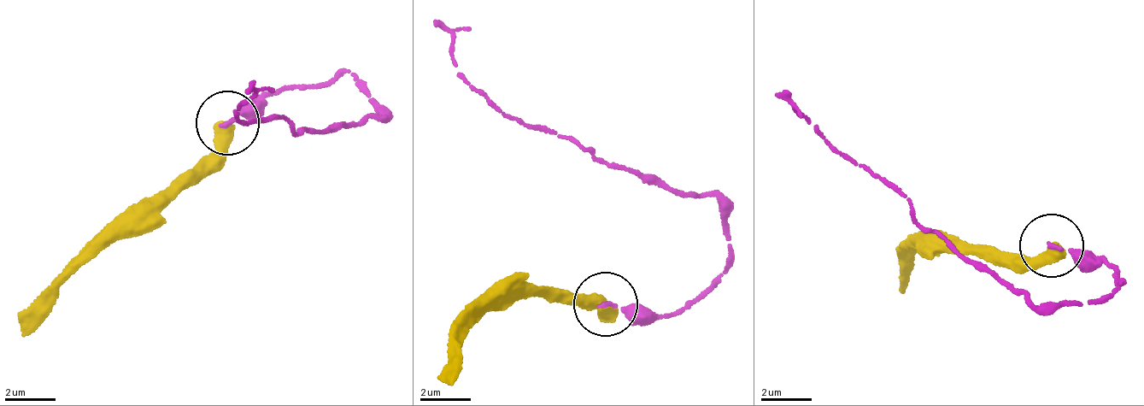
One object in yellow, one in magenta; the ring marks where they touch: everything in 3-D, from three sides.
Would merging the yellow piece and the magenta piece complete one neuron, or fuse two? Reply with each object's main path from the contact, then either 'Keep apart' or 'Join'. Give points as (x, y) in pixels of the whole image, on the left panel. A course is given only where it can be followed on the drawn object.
Course of yellow: (226, 119), (212, 155), (160, 203), (108, 221), (25, 338). Course of magenta: (229, 121), (267, 97), (344, 78), (380, 113), (328, 133), (282, 120), (249, 126), (235, 118), (249, 87). Keep apart

